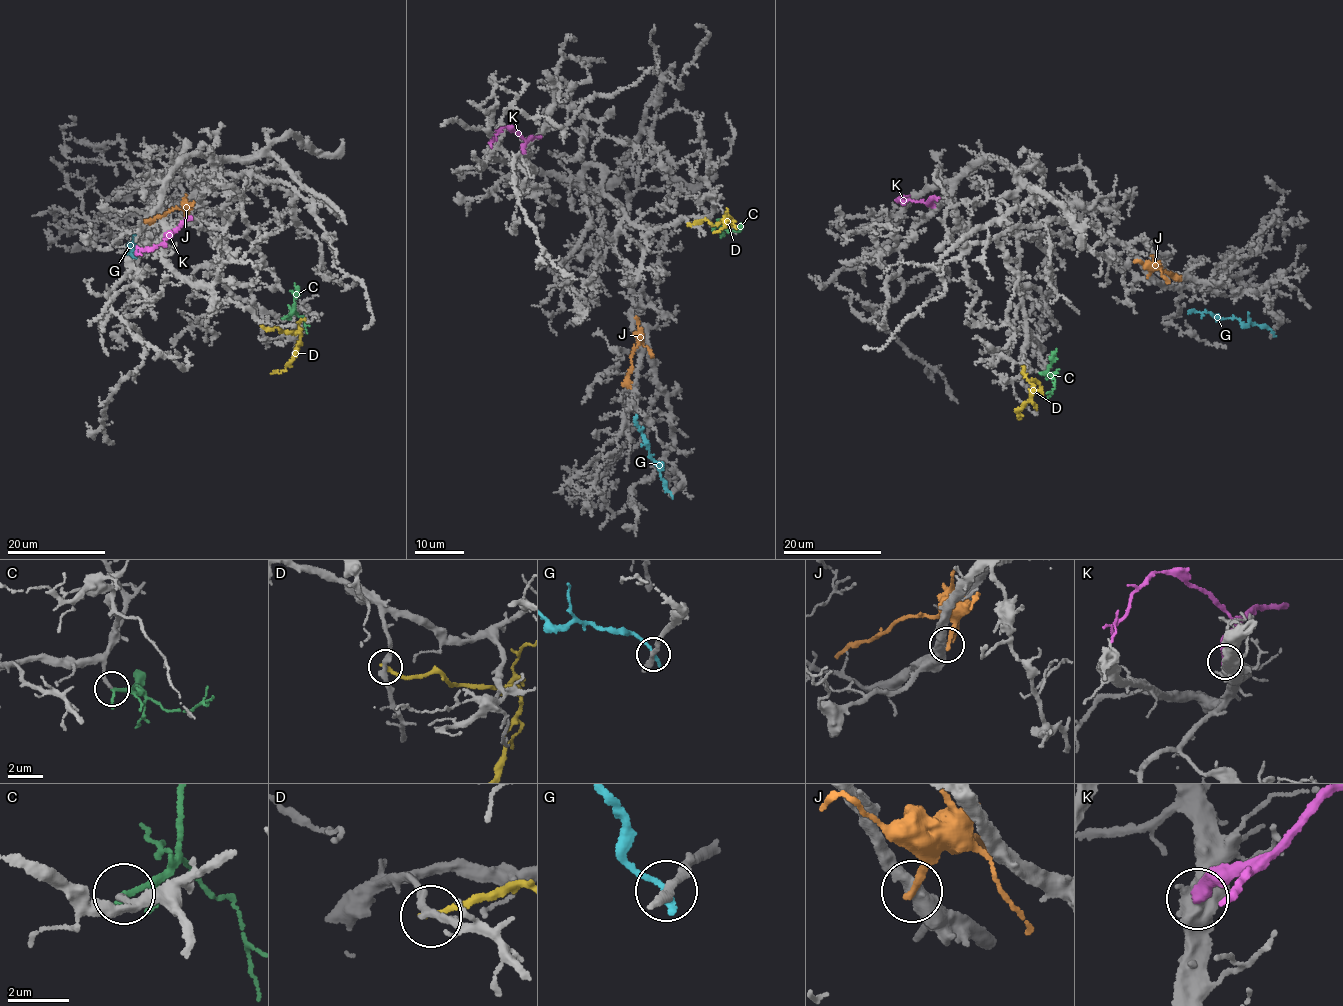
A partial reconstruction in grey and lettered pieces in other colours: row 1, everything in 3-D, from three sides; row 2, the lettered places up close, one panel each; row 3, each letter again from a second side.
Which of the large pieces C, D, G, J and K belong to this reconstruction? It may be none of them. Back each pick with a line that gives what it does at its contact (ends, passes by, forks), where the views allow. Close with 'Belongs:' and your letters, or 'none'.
C: it ends
Belongs: C

